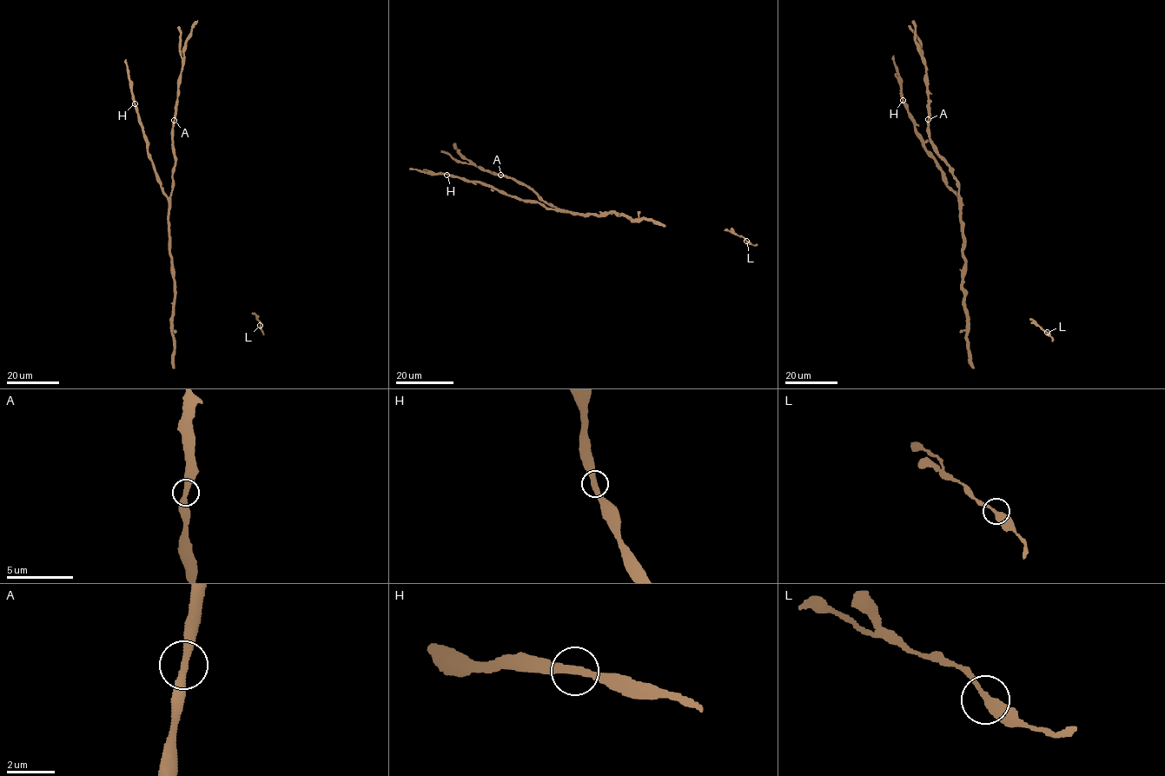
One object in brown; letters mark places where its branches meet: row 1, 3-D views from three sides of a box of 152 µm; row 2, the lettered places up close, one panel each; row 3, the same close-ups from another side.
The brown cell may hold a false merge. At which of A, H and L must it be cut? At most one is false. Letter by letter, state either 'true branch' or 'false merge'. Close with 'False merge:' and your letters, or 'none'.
A: true branch
H: true branch
L: true branch
False merge: none

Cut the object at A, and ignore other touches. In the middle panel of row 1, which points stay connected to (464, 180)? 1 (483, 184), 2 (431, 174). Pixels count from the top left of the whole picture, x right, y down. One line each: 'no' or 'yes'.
1: yes
2: yes

